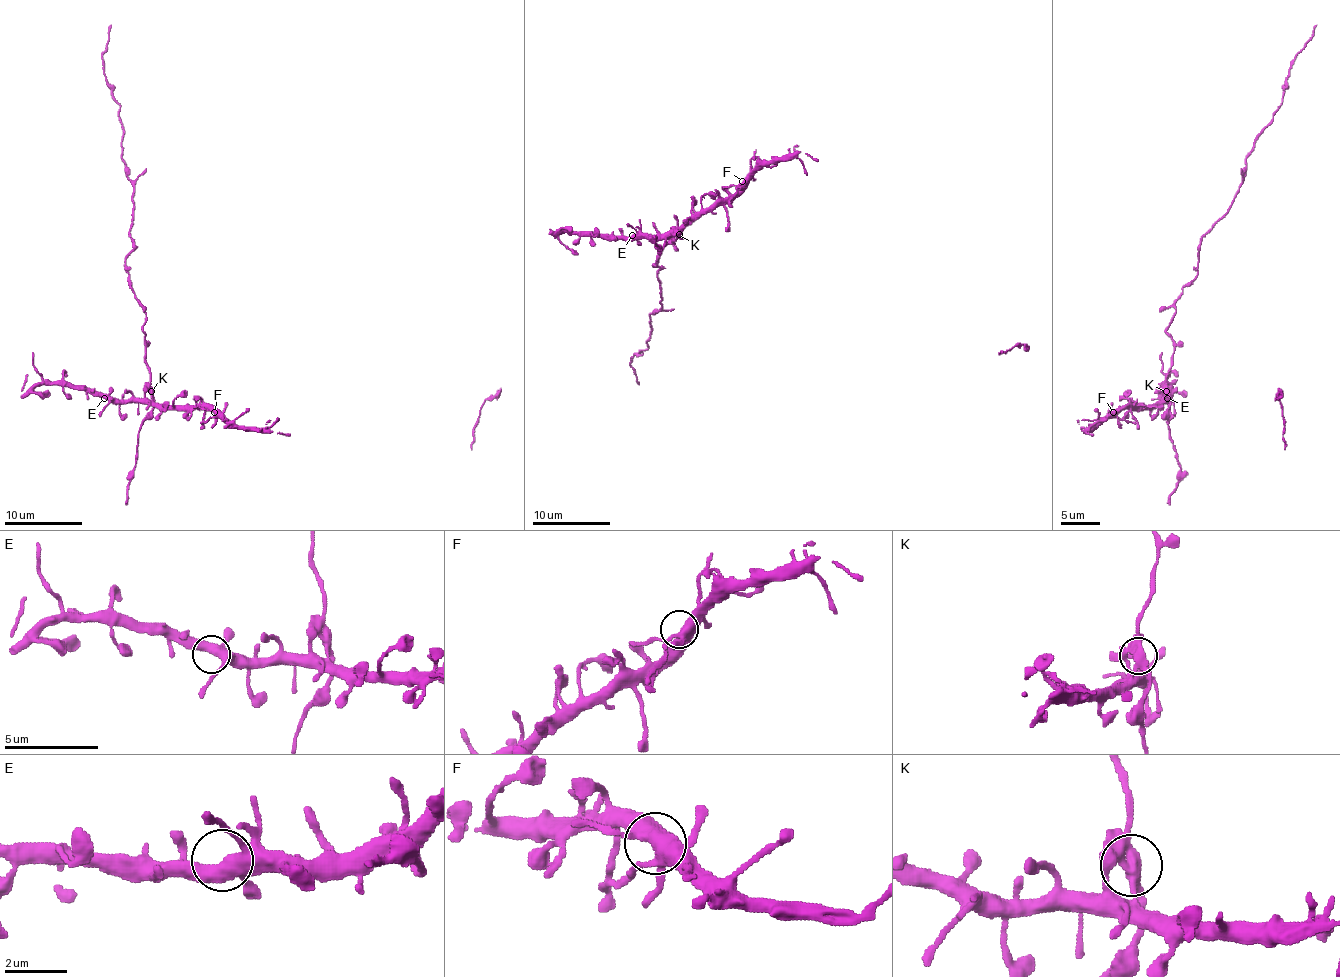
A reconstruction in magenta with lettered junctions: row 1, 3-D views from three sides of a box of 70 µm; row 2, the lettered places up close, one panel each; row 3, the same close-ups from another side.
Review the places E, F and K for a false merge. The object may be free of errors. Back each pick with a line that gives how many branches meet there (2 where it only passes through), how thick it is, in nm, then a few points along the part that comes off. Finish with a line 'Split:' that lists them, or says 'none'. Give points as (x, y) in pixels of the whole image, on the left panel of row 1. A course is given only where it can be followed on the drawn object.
Split: none

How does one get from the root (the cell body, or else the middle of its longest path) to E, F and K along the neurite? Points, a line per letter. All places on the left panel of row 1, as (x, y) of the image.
E: (160, 406), (150, 402), (104, 398)
F: (160, 406), (207, 406), (214, 412)
K: (160, 406), (152, 400), (150, 390)

